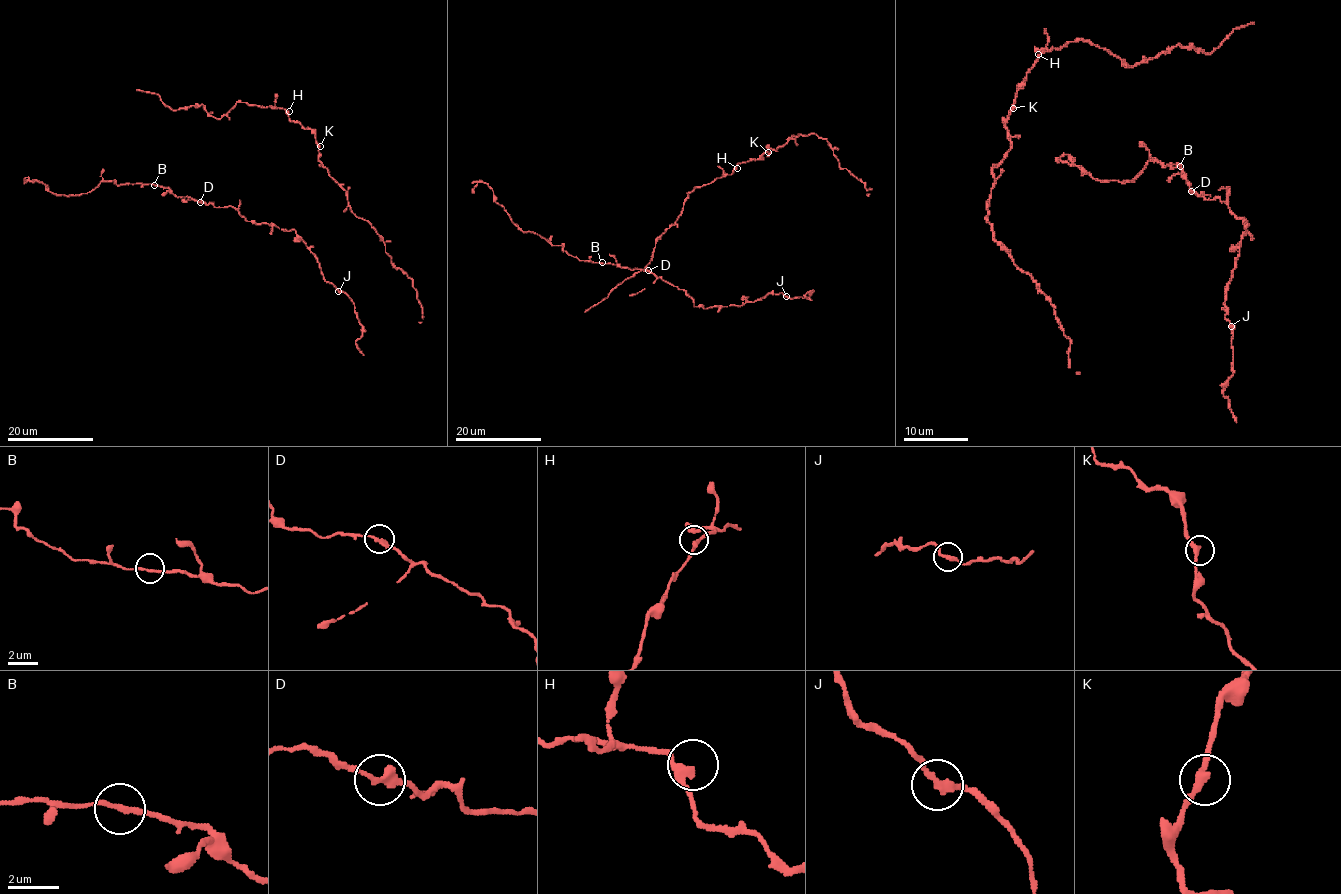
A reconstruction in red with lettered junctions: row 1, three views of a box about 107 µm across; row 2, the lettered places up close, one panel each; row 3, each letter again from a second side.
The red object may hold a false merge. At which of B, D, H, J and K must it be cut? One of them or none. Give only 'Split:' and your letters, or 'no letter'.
Split: no letter

